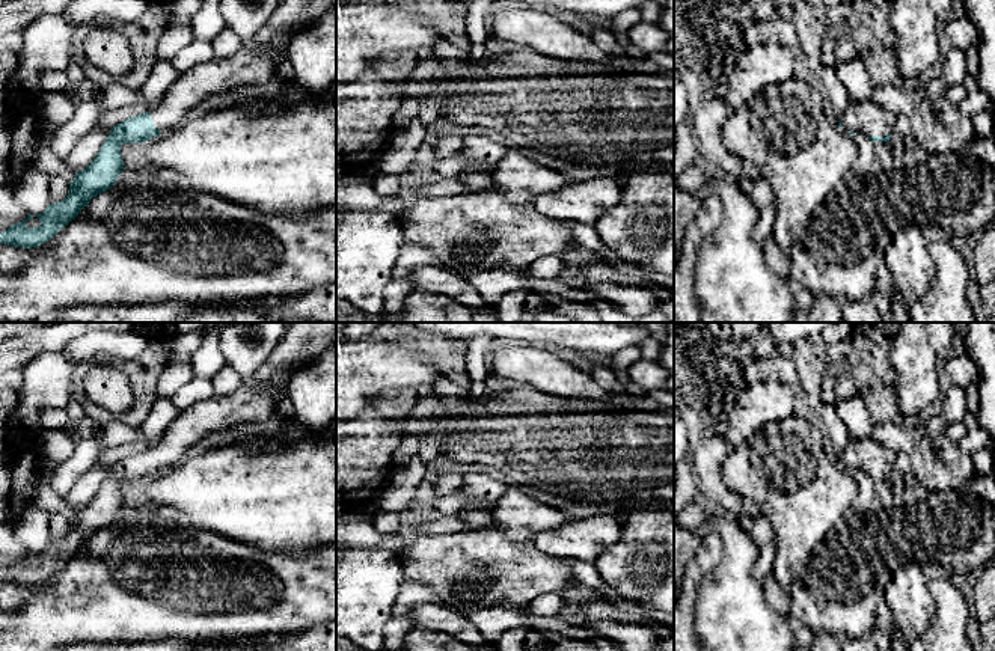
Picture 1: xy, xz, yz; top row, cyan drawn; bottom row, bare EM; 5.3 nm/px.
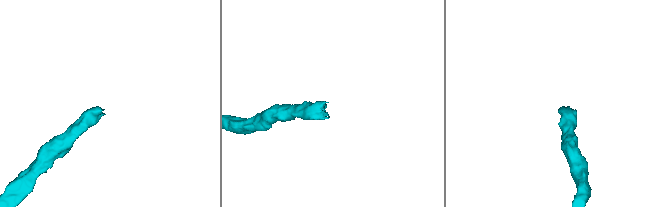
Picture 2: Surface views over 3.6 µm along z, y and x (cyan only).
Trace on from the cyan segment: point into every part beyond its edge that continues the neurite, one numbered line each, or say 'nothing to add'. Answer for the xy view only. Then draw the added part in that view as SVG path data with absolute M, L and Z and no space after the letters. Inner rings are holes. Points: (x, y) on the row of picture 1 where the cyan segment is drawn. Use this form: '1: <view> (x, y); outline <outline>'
1: xy (251, 65); outline M277 33L267 45L243 44L234 56L214 57L184 71L151 110L155 128L166 133L178 127L190 108L211 95L268 81L276 72L277 56L288 42L288 35Z

